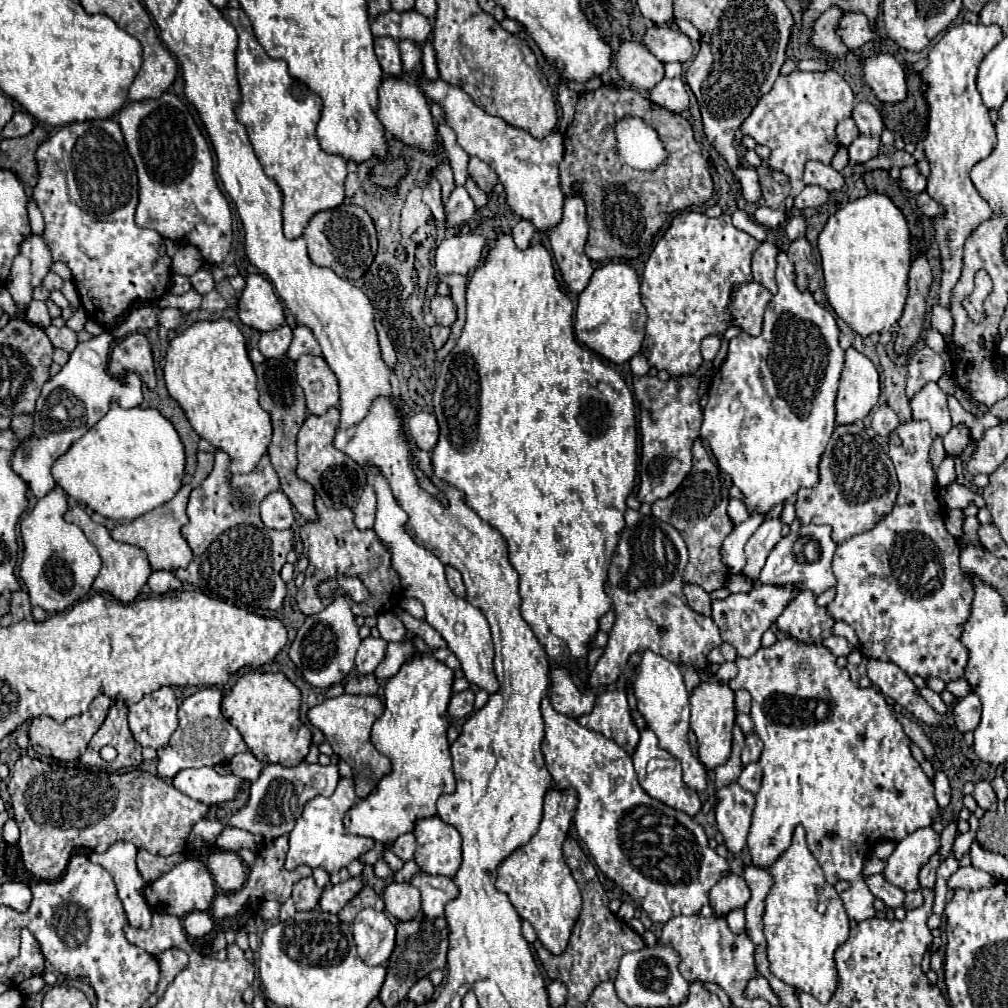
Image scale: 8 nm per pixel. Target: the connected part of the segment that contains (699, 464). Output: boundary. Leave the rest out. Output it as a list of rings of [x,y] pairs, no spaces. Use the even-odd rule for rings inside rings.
[[[700,439],[694,441],[692,453],[694,453],[694,461],[692,461],[690,473],[686,475],[682,485],[670,497],[652,503],[652,513],[654,513],[654,517],[676,527],[678,533],[682,535],[682,539],[686,541],[690,561],[684,569],[684,583],[696,583],[704,591],[712,593],[712,591],[726,587],[726,581],[730,577],[730,571],[728,571],[726,563],[722,561],[720,547],[722,547],[722,541],[732,533],[734,523],[730,521],[730,517],[726,513],[728,497],[724,497],[720,471],[716,467],[716,463],[712,461],[712,457],[708,455],[708,451],[704,449]]]

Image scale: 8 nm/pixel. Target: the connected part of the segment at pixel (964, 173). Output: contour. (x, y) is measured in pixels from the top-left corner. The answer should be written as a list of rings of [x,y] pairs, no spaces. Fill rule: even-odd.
[[[960,23],[956,27],[950,27],[946,29],[944,37],[932,47],[928,55],[928,67],[922,71],[922,81],[926,81],[928,85],[924,93],[928,101],[928,135],[924,139],[924,155],[930,163],[926,193],[946,209],[944,217],[938,217],[934,223],[936,241],[942,255],[940,303],[944,307],[948,307],[950,291],[960,279],[962,247],[966,237],[976,229],[976,225],[994,215],[988,203],[974,189],[968,171],[974,163],[988,157],[996,143],[994,125],[976,87],[976,75],[984,55],[996,43],[1000,43],[1000,39],[1002,29],[998,25]]]

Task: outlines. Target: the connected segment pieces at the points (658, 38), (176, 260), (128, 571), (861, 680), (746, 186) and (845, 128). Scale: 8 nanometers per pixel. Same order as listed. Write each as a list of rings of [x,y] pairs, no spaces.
[[[650,27],[644,33],[644,45],[662,63],[668,61],[688,61],[694,53],[694,45],[688,35],[670,27]]]
[[[182,245],[172,257],[172,271],[176,275],[194,275],[202,267],[204,259],[194,245]]]
[[[82,505],[70,507],[70,509],[66,511],[64,519],[66,519],[68,523],[78,525],[78,527],[84,531],[84,535],[88,537],[88,541],[98,549],[98,553],[100,553],[100,557],[102,557],[102,569],[100,569],[100,575],[96,577],[96,581],[94,581],[92,587],[94,587],[96,591],[110,593],[112,597],[116,597],[116,599],[122,601],[122,603],[134,601],[136,595],[140,593],[140,589],[144,587],[146,579],[148,579],[150,573],[152,573],[150,563],[148,563],[148,559],[146,559],[146,553],[144,553],[140,547],[114,541],[104,525],[98,525],[98,523],[94,523],[94,521],[88,517],[88,513],[84,511]]]
[[[852,651],[852,655],[848,657],[848,665],[846,665],[850,679],[862,689],[872,687],[872,681],[868,681],[868,675],[866,675],[866,663],[868,659],[860,651]]]
[[[740,165],[736,169],[736,177],[740,179],[742,185],[742,195],[748,203],[760,203],[762,199],[762,191],[760,191],[760,183],[758,183],[758,173],[756,169],[750,169],[746,165]]]
[[[852,117],[844,119],[844,121],[838,125],[836,133],[838,133],[838,141],[840,141],[844,147],[848,147],[848,145],[860,135],[858,129],[856,129],[856,125],[854,125],[854,121],[852,121]]]

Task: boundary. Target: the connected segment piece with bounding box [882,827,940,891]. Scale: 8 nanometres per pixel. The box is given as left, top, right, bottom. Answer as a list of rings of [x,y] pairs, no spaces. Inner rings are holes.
[[[924,827],[908,835],[898,843],[894,853],[886,861],[884,877],[902,891],[918,891],[918,871],[936,853],[940,835],[932,827]]]

